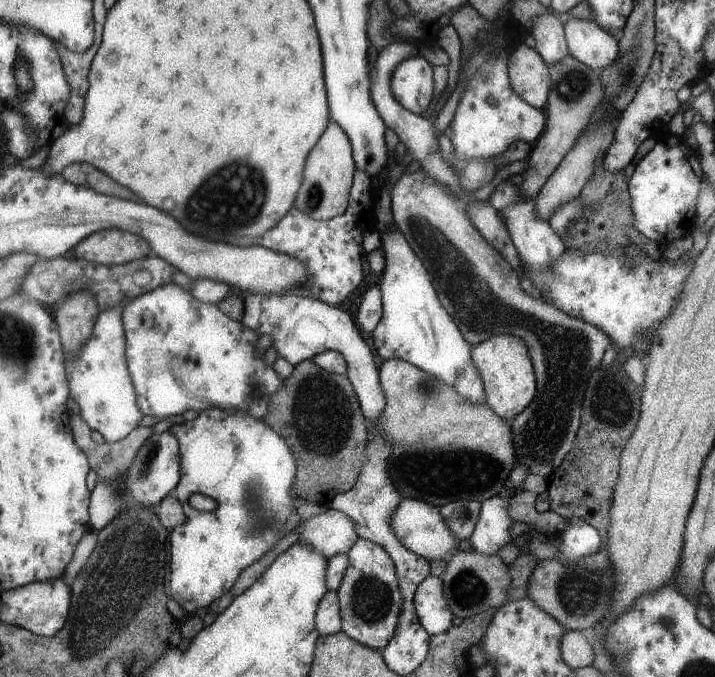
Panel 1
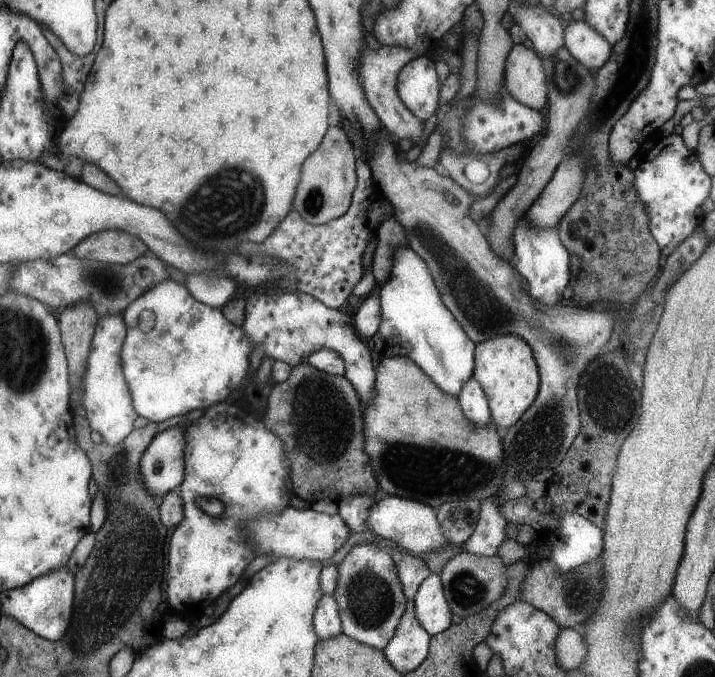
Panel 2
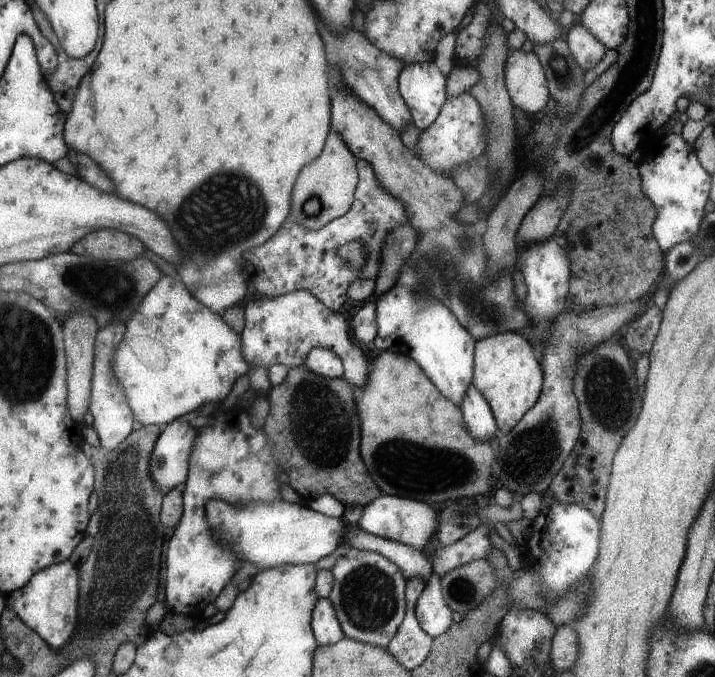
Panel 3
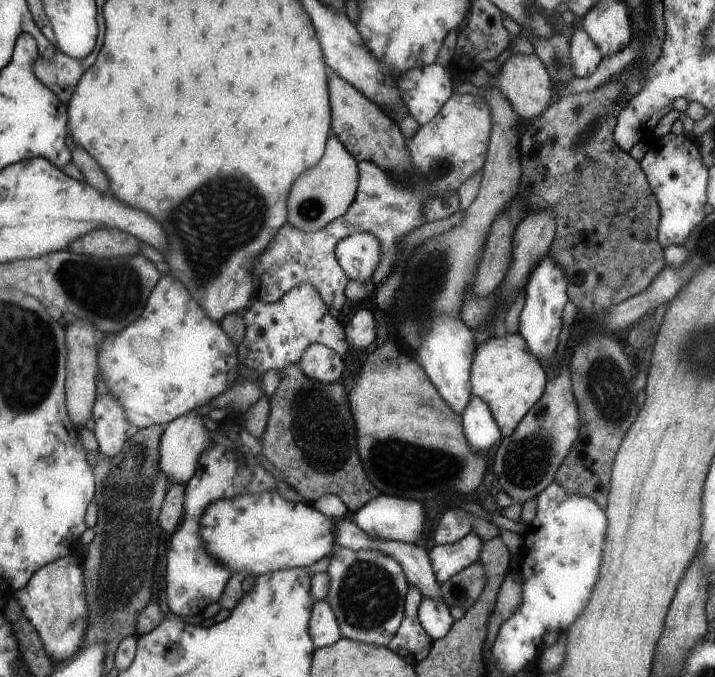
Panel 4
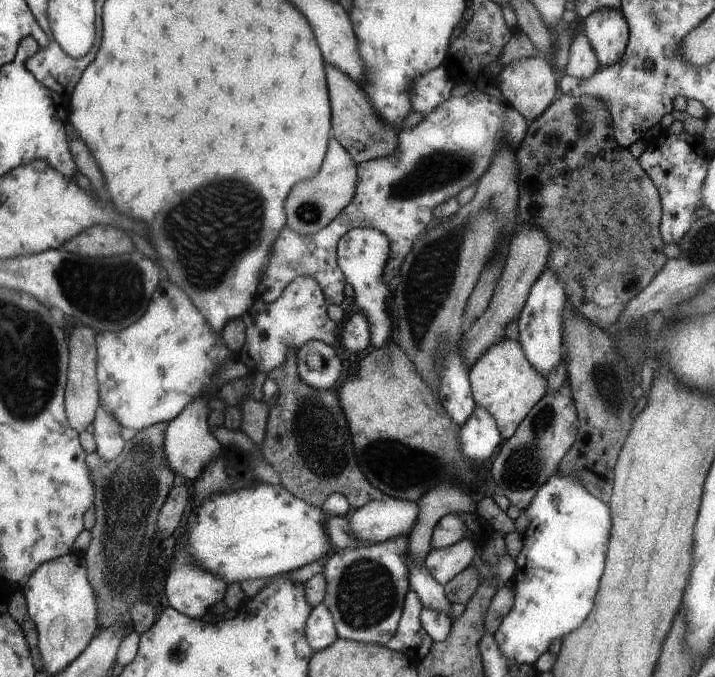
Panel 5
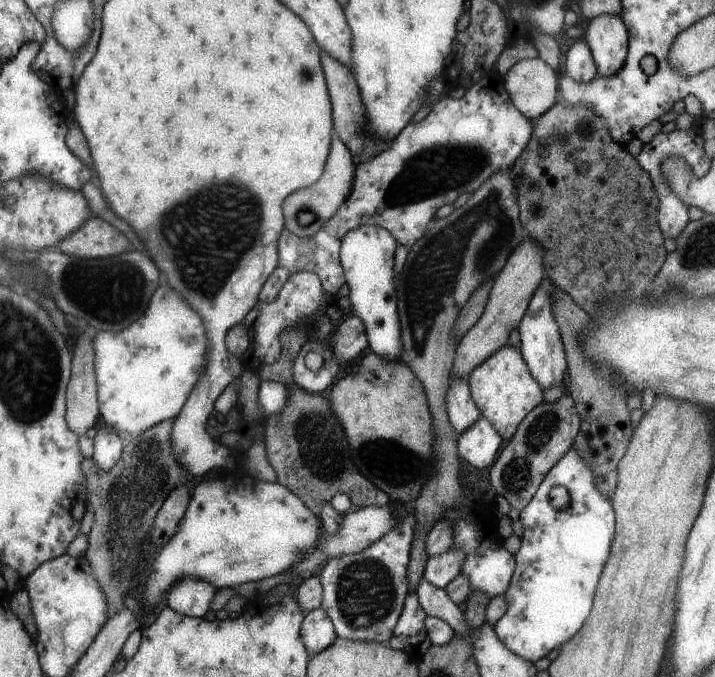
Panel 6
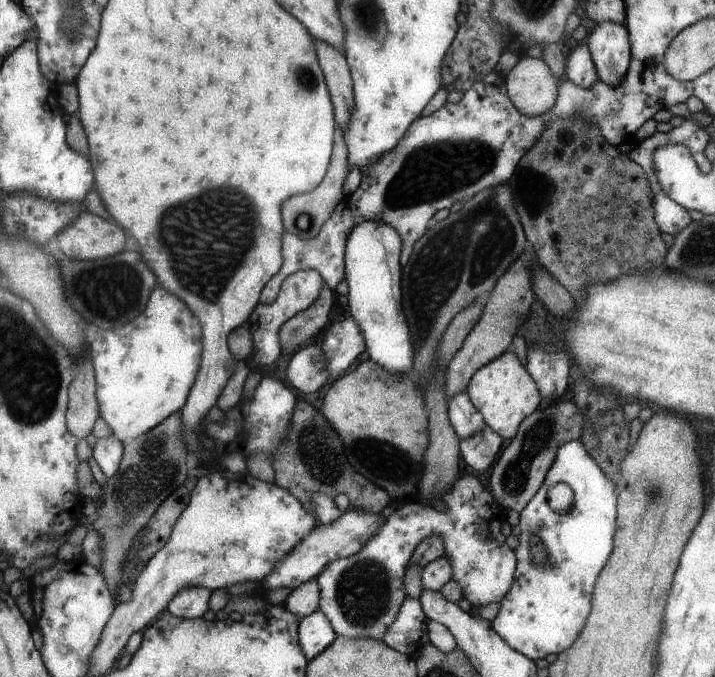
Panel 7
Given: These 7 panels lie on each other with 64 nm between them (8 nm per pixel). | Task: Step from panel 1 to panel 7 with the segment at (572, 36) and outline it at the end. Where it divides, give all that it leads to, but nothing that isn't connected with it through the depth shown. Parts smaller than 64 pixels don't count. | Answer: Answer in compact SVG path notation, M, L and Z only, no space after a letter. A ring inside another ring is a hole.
M577 46L575 50L571 50L569 56L565 56L565 76L567 80L571 80L573 84L581 86L581 88L591 88L591 84L595 84L599 80L591 52L587 46Z

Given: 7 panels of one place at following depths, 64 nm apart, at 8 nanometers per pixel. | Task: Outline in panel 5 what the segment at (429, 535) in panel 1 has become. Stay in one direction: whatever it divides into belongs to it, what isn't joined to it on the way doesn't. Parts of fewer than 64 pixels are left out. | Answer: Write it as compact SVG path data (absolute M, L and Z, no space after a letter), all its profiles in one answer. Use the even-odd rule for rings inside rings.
M383 498L381 502L367 502L365 506L353 510L347 516L347 526L349 526L349 536L355 538L359 548L383 542L387 538L397 538L397 536L409 536L411 528L415 526L417 518L417 502L403 502L395 498Z

